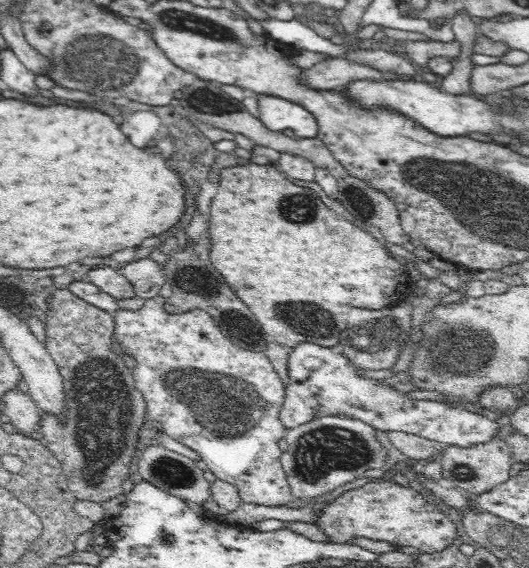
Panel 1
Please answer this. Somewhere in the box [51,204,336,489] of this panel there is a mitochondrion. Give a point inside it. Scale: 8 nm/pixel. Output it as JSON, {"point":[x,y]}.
{"point":[104,403]}

